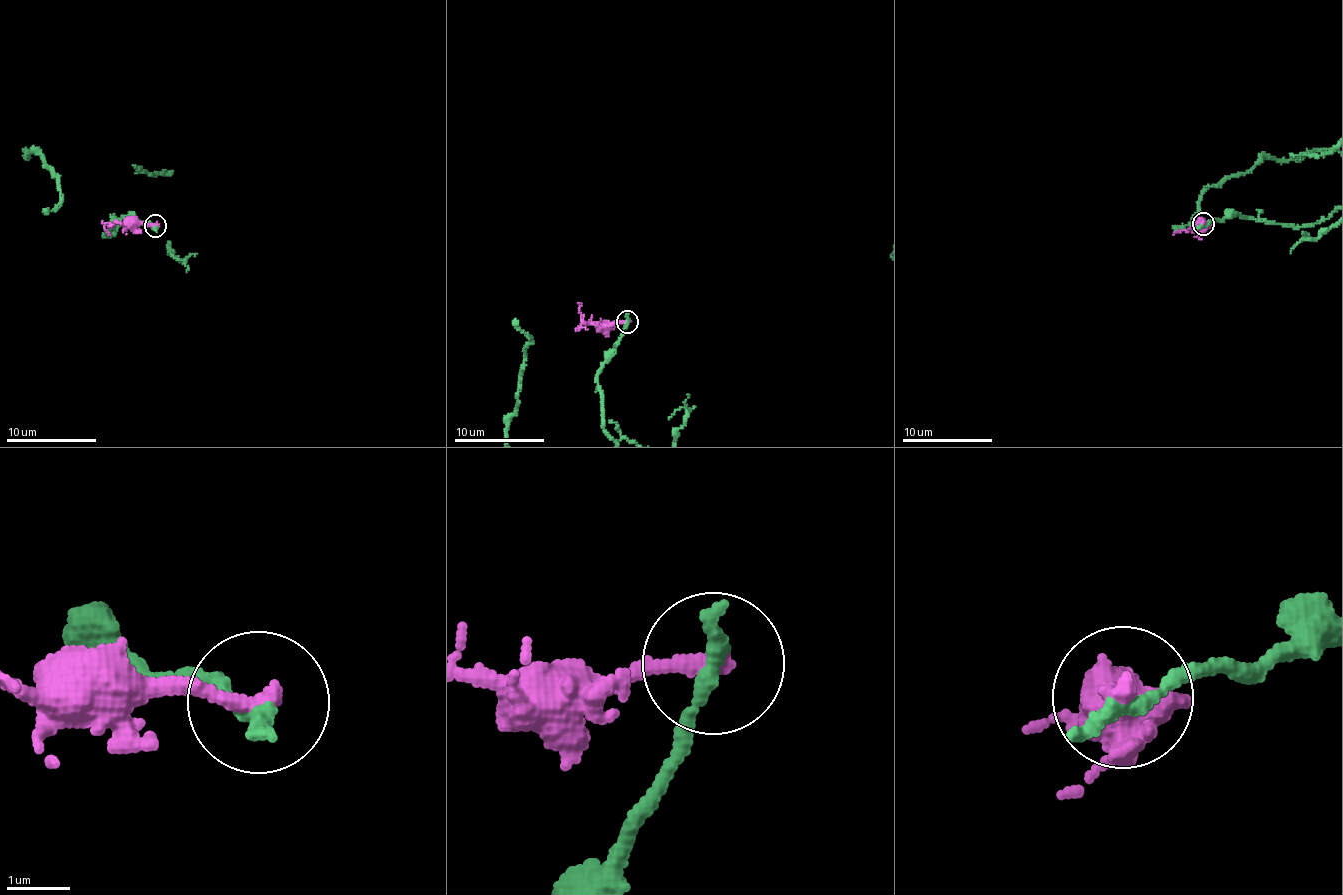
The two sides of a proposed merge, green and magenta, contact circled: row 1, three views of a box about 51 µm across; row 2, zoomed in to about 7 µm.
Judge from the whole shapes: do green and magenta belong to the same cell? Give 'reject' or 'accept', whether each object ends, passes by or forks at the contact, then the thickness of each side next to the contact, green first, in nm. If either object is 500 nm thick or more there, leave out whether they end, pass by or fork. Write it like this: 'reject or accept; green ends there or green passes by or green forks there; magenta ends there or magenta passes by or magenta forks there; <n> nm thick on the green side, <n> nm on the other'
reject; green ends there; magenta ends there; 320 nm thick on the green side, 300 nm on the other

